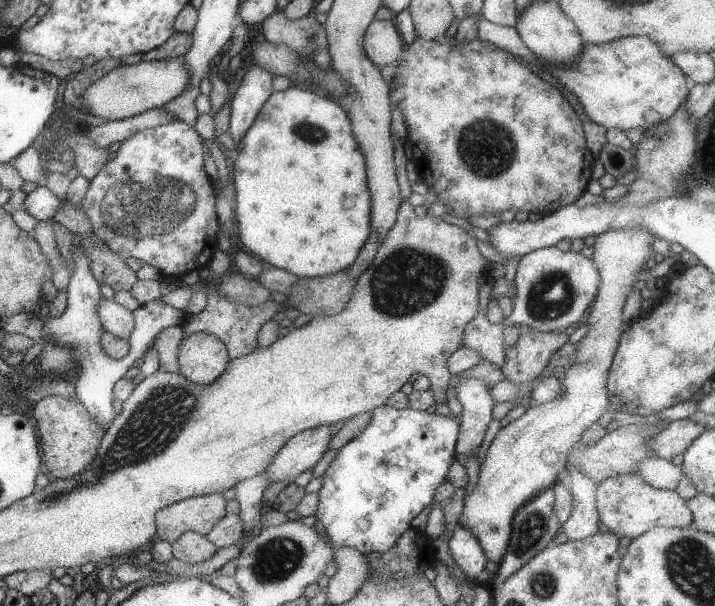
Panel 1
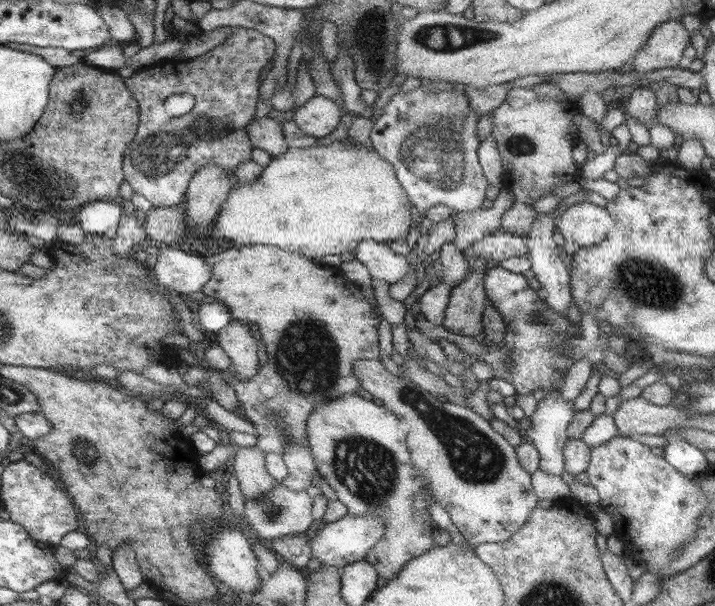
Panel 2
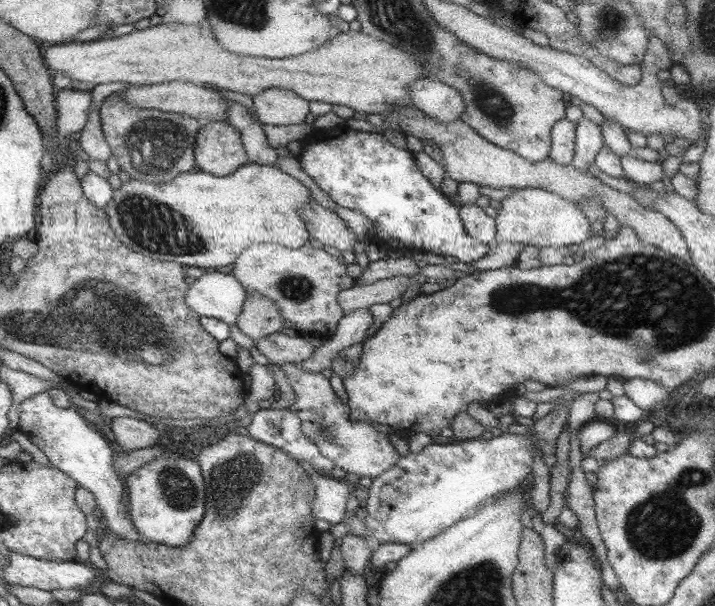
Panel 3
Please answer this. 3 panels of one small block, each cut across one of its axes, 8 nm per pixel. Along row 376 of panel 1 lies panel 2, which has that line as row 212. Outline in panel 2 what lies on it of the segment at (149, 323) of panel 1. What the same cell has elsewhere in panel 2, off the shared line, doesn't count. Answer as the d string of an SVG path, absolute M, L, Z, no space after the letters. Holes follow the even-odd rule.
M92 201L82 205L79 217L84 232L93 238L116 235L123 207L119 202Z

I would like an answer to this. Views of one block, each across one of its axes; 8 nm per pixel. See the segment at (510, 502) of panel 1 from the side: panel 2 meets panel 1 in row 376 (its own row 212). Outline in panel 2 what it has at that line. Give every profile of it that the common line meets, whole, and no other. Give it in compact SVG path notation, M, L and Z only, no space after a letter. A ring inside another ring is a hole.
M582 201L581 203L574 203L569 207L565 206L560 220L557 222L557 227L566 242L576 242L580 247L595 247L606 240L609 234L614 232L615 223L616 221L609 215L606 207Z

